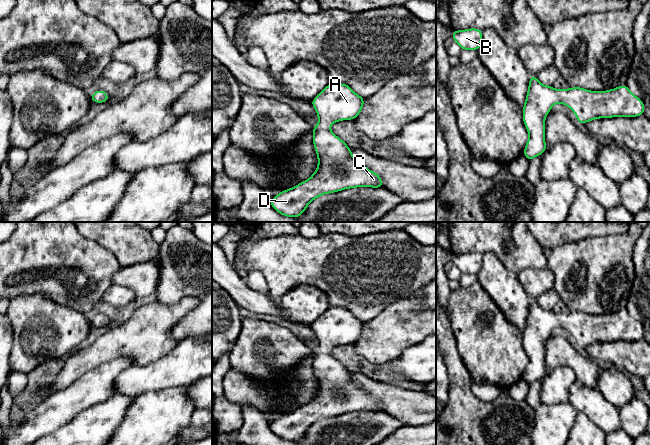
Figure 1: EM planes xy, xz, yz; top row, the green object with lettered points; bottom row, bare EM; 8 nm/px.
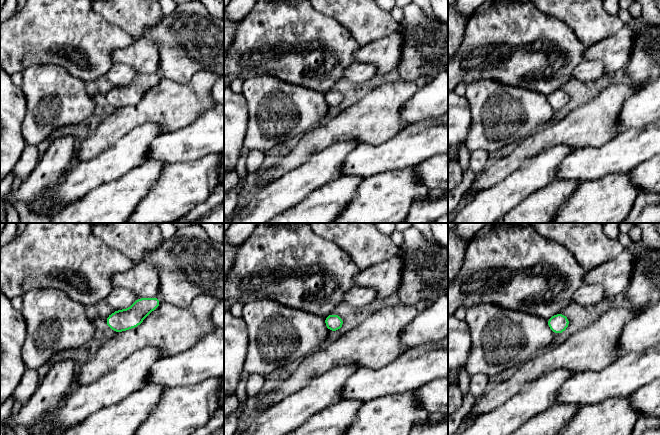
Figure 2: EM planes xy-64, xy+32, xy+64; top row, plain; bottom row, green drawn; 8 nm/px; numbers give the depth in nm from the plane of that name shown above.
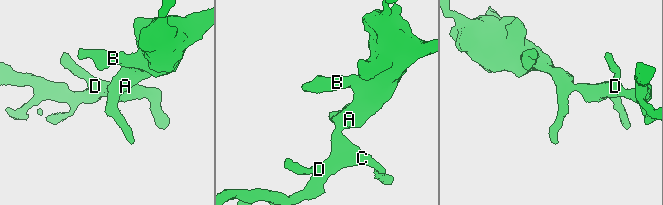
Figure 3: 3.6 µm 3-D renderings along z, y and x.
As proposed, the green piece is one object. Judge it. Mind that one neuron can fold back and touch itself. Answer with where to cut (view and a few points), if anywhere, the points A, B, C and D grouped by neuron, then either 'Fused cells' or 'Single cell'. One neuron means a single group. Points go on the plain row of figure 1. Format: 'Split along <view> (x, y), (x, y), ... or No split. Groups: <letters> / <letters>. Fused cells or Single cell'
No split. Groups: A B C D. Single cell

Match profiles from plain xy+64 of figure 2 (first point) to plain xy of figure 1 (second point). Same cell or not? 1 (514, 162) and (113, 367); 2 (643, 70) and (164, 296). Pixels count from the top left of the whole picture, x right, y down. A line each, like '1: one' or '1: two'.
1: two
2: one

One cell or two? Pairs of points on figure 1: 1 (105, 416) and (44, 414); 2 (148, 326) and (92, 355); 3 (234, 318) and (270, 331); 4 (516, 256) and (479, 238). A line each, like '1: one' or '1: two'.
1: two
2: one
3: two
4: one

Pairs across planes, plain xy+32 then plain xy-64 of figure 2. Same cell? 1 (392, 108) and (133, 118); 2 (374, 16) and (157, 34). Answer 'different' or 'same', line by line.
1: same
2: different

